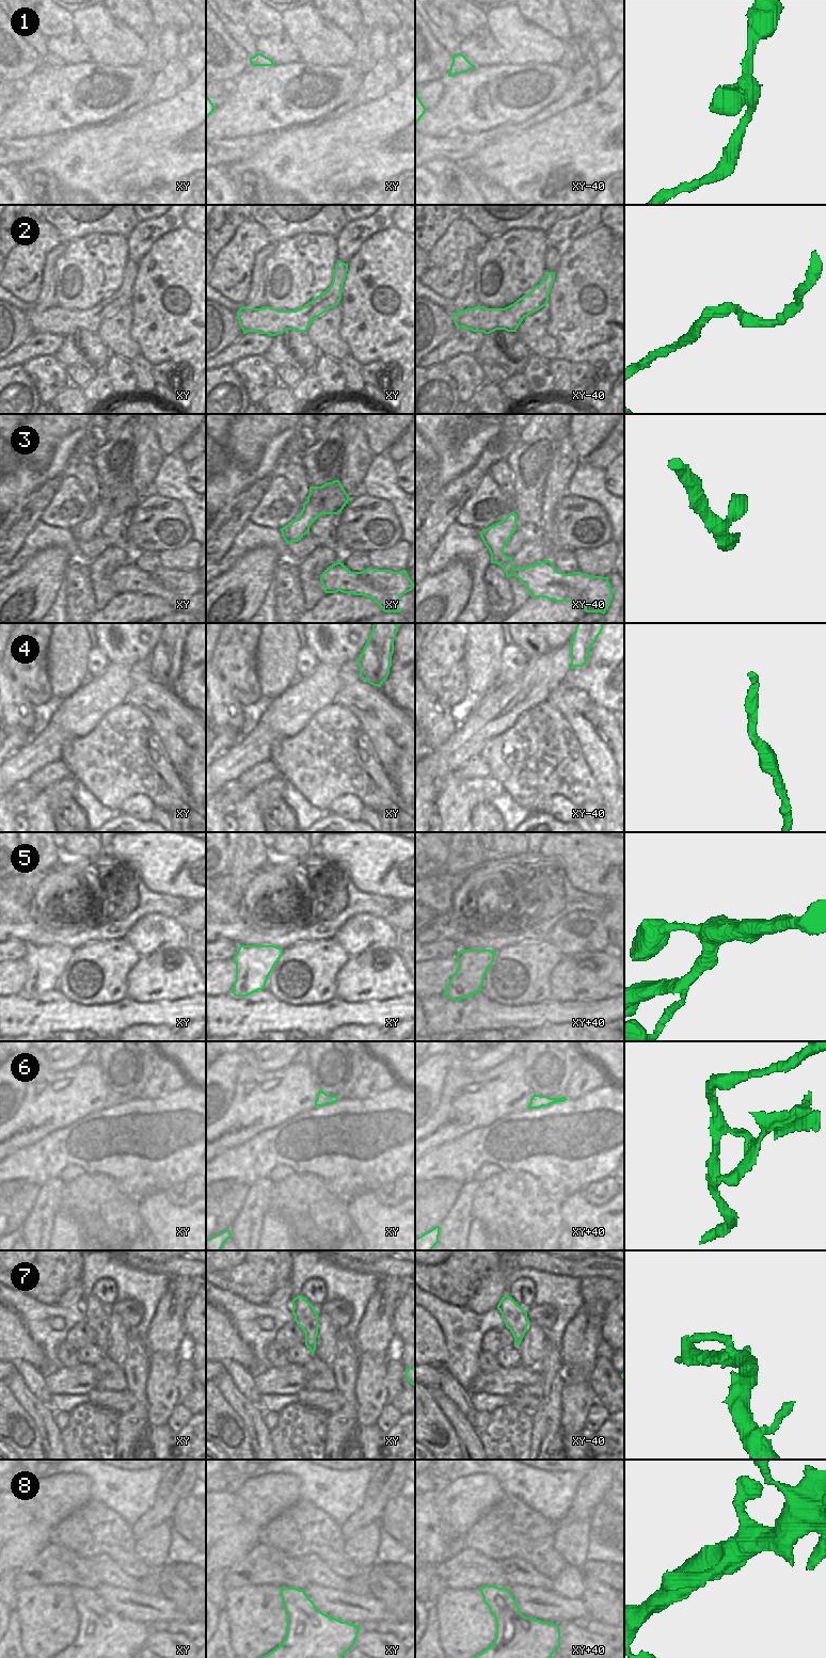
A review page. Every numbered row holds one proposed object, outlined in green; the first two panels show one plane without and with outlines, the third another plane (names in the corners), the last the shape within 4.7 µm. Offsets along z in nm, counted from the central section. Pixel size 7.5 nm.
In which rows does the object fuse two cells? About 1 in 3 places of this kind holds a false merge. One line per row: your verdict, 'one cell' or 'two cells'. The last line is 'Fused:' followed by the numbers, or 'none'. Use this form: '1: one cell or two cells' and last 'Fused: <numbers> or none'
1: one cell
2: one cell
3: one cell
4: two cells
5: one cell
6: two cells
7: one cell
8: one cell
Fused: 4, 6

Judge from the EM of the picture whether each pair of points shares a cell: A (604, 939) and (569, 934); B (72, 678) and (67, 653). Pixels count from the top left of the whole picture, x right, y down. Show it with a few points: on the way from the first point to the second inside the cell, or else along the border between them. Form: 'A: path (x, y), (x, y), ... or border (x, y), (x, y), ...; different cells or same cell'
A: path (596, 938), (582, 938), (577, 936); same cell
B: path (67, 671), (67, 659); same cell

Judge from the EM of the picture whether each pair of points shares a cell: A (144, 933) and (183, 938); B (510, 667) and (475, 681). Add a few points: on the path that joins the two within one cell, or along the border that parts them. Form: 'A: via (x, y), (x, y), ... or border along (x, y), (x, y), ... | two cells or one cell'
A: via (154, 934), (164, 934), (173, 937) | one cell
B: border along (506, 646), (501, 655), (501, 671), (495, 685) | two cells

